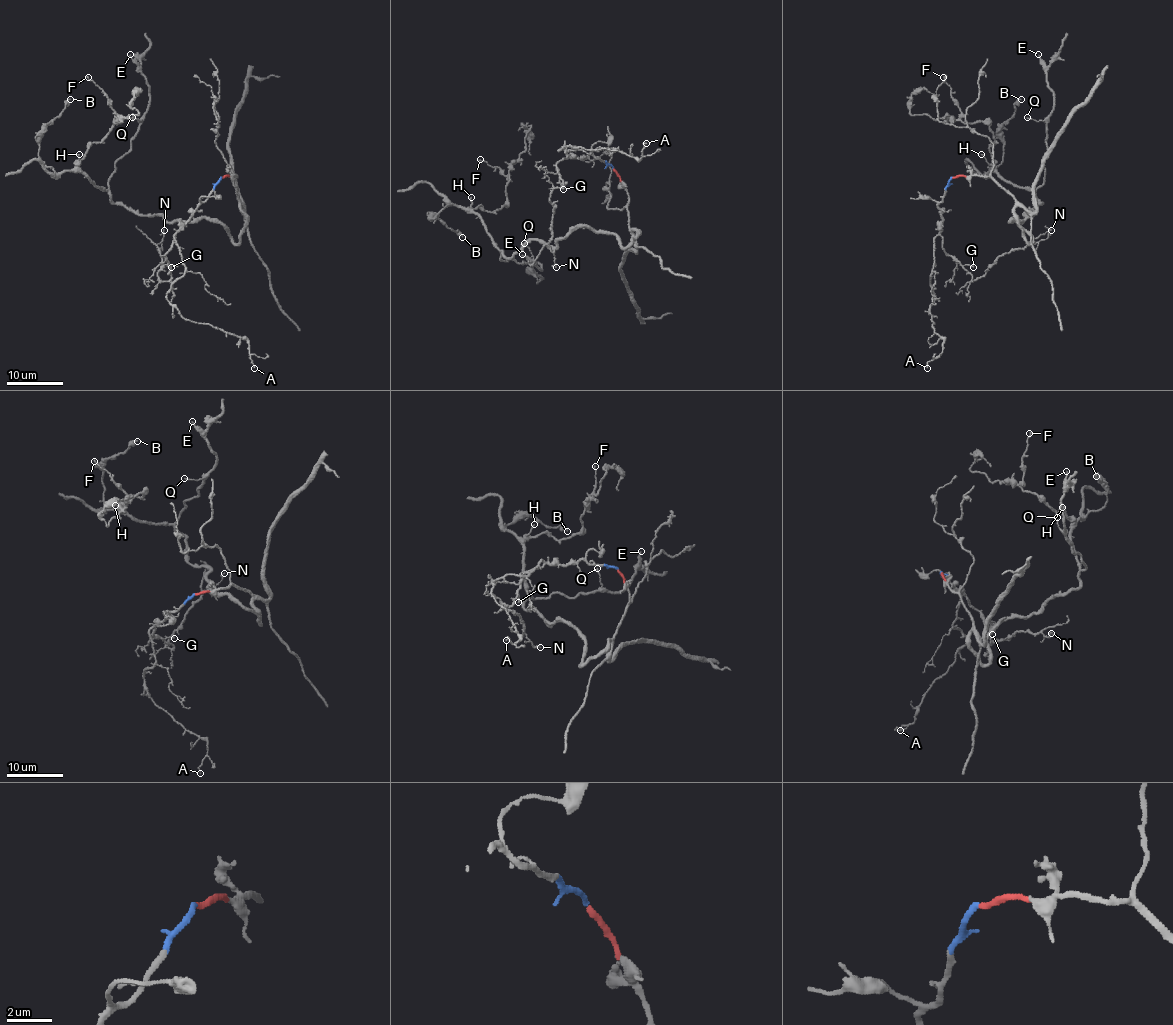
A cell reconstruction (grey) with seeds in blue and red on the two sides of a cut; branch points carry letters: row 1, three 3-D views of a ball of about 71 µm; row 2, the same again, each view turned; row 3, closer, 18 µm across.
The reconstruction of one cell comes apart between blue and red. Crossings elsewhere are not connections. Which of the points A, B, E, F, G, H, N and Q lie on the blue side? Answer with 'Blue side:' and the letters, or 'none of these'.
Blue side: A, G, N

